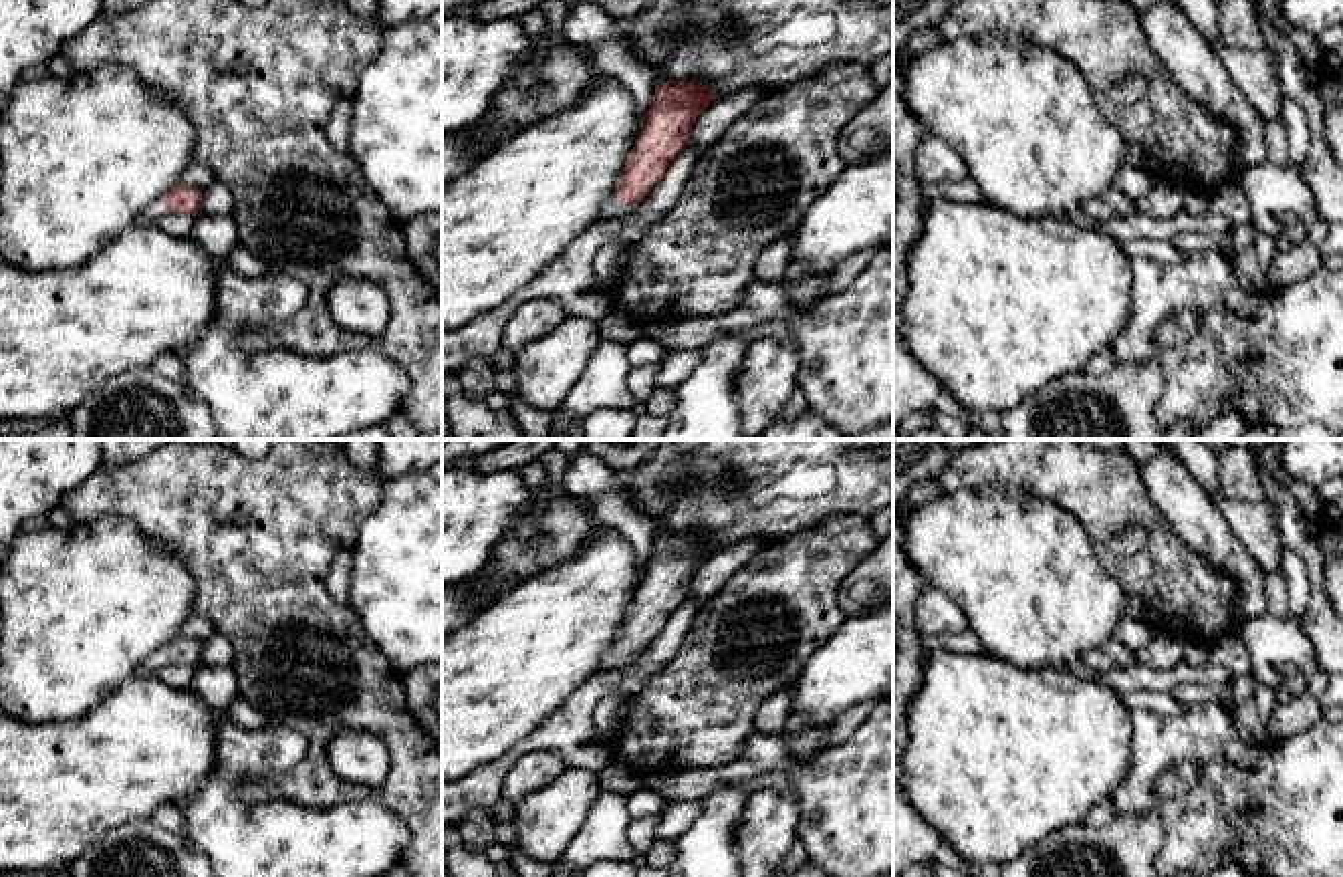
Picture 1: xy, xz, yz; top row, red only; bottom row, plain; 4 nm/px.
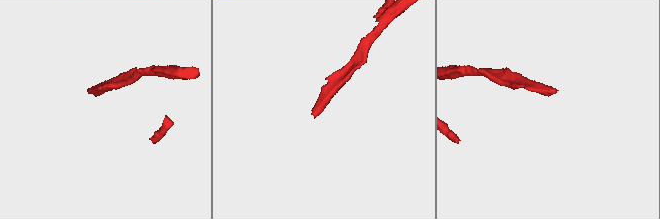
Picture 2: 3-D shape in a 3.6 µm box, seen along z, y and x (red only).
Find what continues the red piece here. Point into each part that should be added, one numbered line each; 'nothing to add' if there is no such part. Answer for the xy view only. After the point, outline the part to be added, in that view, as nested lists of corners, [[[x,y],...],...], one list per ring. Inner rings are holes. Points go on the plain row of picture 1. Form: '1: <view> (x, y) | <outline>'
1: xy (158, 660) | [[[159,649],[151,657],[145,659],[145,663],[135,671],[135,675],[153,675],[159,667],[165,667],[169,661],[165,657],[165,651]]]

